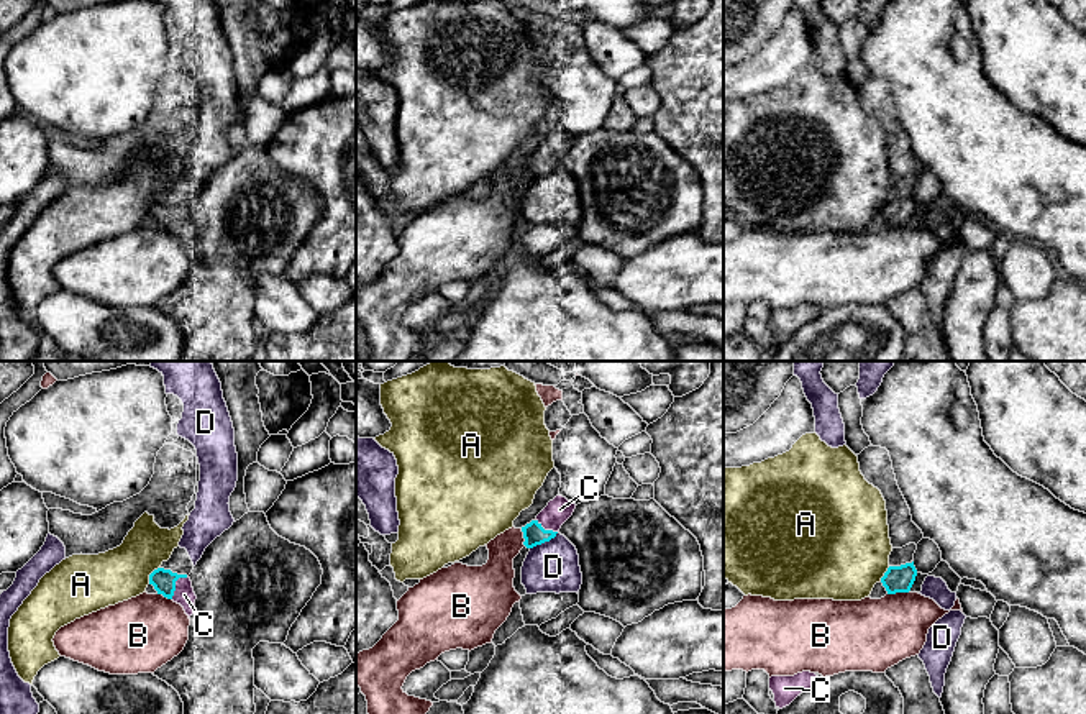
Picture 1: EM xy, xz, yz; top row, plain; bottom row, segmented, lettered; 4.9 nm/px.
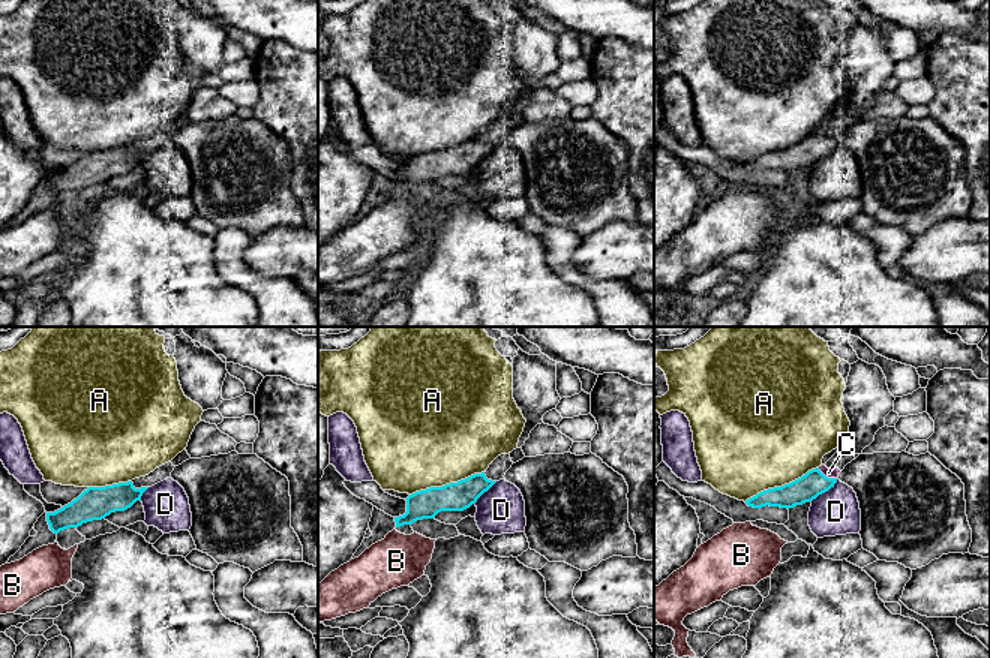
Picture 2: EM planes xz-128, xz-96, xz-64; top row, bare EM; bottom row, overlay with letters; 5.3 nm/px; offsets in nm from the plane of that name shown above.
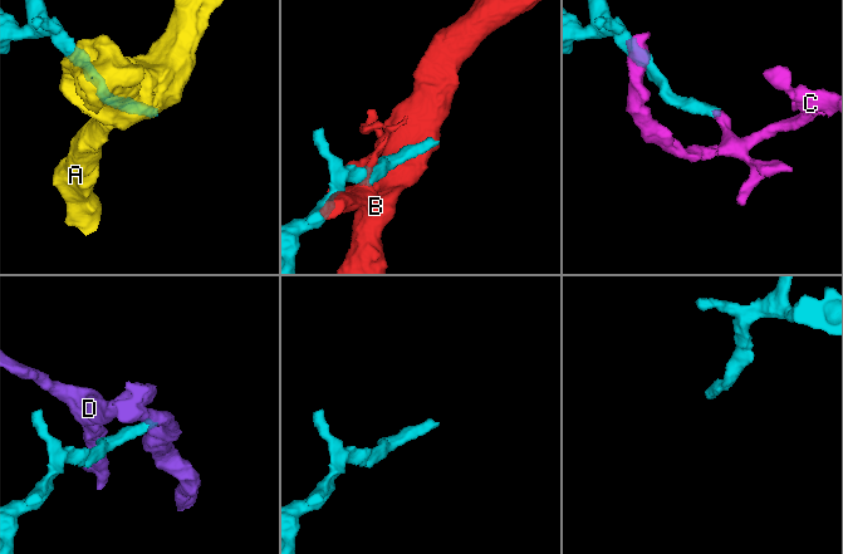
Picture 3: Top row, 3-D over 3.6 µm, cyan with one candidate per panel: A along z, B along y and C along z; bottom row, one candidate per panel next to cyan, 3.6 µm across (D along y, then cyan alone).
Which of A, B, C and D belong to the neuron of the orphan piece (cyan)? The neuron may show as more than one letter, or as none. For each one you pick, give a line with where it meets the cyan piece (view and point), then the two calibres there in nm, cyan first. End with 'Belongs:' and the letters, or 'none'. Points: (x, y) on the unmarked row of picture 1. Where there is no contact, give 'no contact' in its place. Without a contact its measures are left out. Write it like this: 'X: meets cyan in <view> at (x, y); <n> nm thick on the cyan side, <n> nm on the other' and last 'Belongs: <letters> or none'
C: meets cyan in xy at (174, 217); 110 nm thick on the cyan side, 100 nm on the other
Belongs: C

